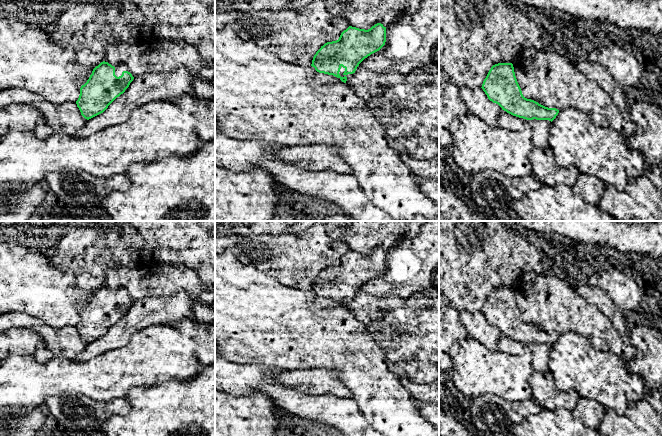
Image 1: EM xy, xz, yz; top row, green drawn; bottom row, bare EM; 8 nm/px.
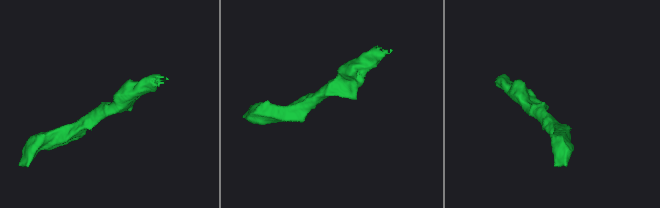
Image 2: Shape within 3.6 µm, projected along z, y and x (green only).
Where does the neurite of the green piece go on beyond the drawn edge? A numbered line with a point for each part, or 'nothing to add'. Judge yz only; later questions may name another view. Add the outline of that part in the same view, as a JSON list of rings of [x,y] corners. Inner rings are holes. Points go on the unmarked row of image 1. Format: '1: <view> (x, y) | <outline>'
nothing to add

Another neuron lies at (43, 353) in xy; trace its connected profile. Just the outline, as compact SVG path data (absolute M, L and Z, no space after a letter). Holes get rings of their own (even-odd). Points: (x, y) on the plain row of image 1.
M43 341L41 345L36 349L34 357L41 363L45 363L48 360L55 357L52 350L48 347L47 342Z

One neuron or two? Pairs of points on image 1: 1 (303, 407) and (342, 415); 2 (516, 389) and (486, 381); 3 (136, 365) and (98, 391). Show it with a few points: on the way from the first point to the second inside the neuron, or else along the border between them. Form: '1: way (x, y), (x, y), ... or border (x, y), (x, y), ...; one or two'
1: way (313, 407), (327, 408), (332, 411); one
2: way (509, 384), (493, 381); one
3: way (127, 367), (119, 370), (107, 382); one

